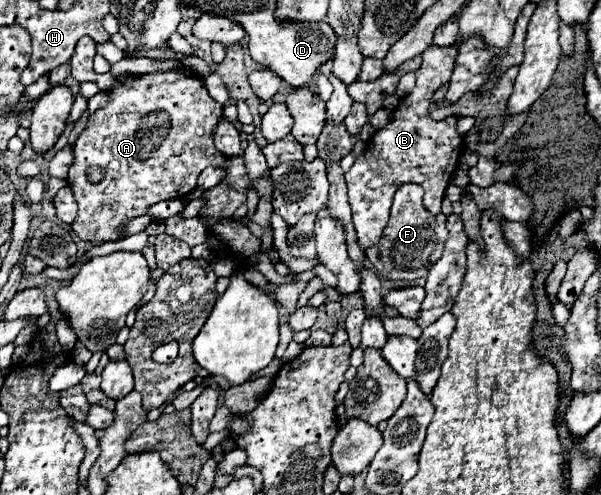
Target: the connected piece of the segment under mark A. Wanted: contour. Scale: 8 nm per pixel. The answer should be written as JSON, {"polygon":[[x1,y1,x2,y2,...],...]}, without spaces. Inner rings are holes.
{"polygon":[[189,70,179,72,179,74,157,74,157,76,143,74,125,86,119,84,115,90,111,90,111,94,113,94,111,102,89,116,87,128,79,134,77,142,73,144,75,160,69,166,67,184,73,190,75,200,79,204,79,214,71,226,81,240,107,242,107,240,121,238,119,230,117,230,121,222,145,214,145,208,149,208,155,202,173,200,173,198,181,198,181,196,189,194,191,190,195,190,197,176,207,166,223,168,225,170,223,182,227,186,231,186,233,190,249,188,251,180,245,172,247,166,245,166,243,156,227,156,213,146,211,130,213,130,213,124,217,124,219,116,223,114,223,106,209,96,209,92,199,76,191,74],[93,166,99,166,105,170,101,184,89,182,87,170,91,170],[89,188,95,188,93,204,91,204]]}

